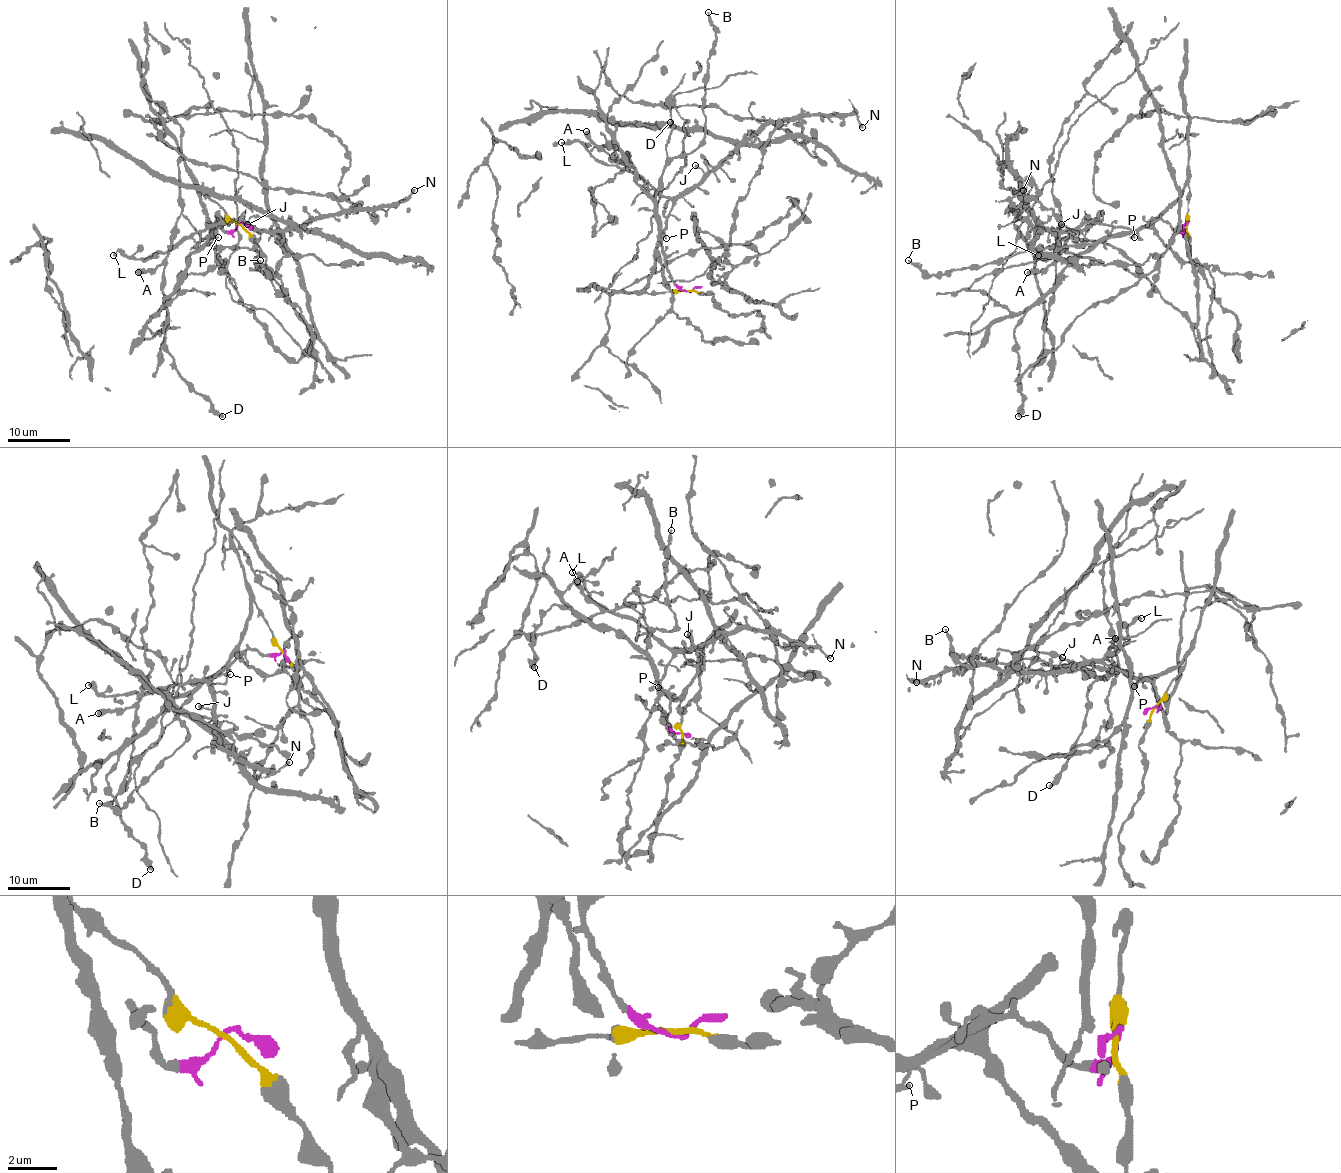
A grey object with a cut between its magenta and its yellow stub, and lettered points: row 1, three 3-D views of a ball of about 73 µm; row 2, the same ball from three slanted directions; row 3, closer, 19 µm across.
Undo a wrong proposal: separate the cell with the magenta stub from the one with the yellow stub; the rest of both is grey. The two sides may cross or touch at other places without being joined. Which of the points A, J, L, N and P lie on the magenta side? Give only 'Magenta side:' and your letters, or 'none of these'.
Magenta side: J, L, N, P

